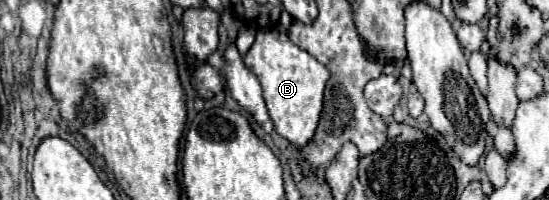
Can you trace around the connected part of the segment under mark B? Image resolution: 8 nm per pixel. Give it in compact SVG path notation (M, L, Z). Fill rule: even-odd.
M277 30L257 32L257 38L249 52L243 56L243 62L263 86L263 98L267 102L277 134L295 146L305 146L313 138L323 110L323 90L329 78L329 70L309 52L295 46L285 32Z

